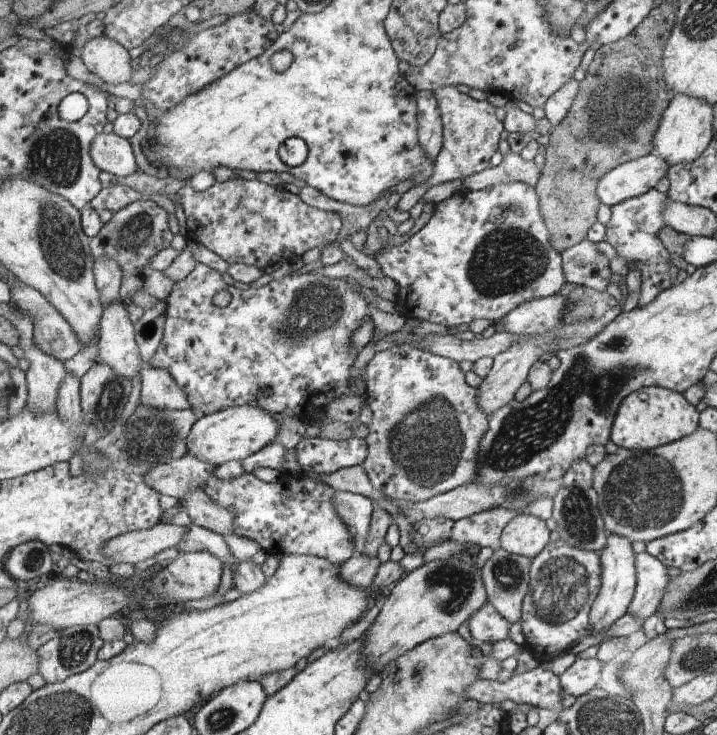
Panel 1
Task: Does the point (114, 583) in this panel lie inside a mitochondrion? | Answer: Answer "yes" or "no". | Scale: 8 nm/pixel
no

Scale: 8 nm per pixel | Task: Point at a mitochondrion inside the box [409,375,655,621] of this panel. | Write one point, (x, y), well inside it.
(450, 587)

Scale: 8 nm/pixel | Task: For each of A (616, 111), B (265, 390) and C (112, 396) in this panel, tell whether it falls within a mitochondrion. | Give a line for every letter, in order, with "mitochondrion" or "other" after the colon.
A: mitochondrion
B: other
C: mitochondrion

